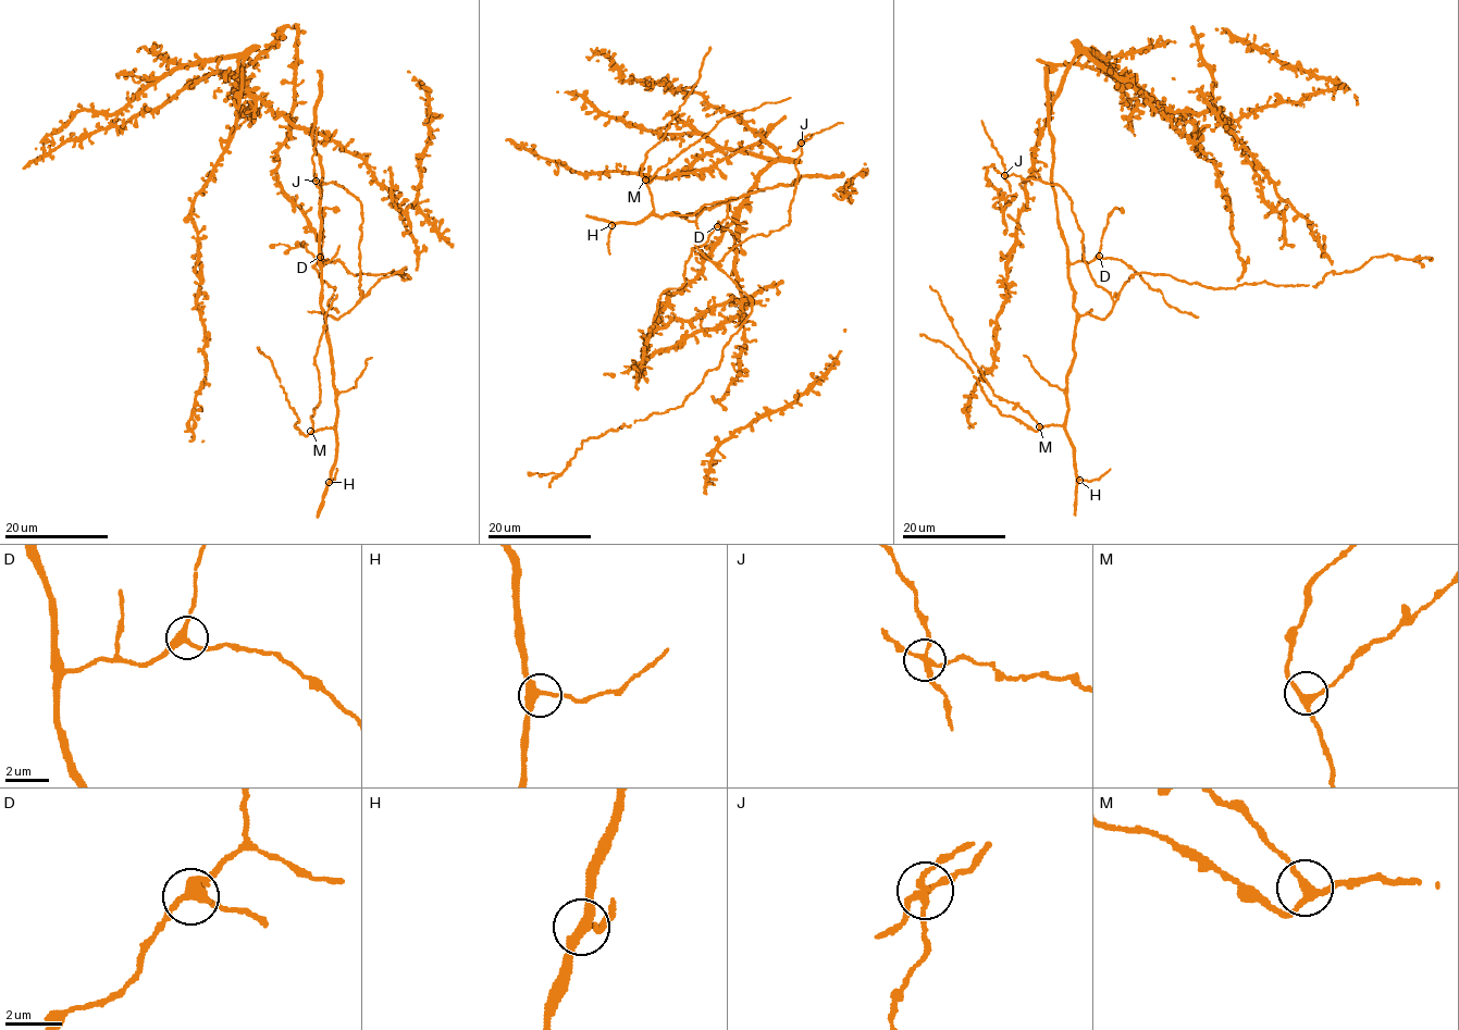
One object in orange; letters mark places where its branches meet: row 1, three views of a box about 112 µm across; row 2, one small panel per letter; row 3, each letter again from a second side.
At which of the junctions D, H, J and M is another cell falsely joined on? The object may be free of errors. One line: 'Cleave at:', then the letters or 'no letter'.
Cleave at: no letter

